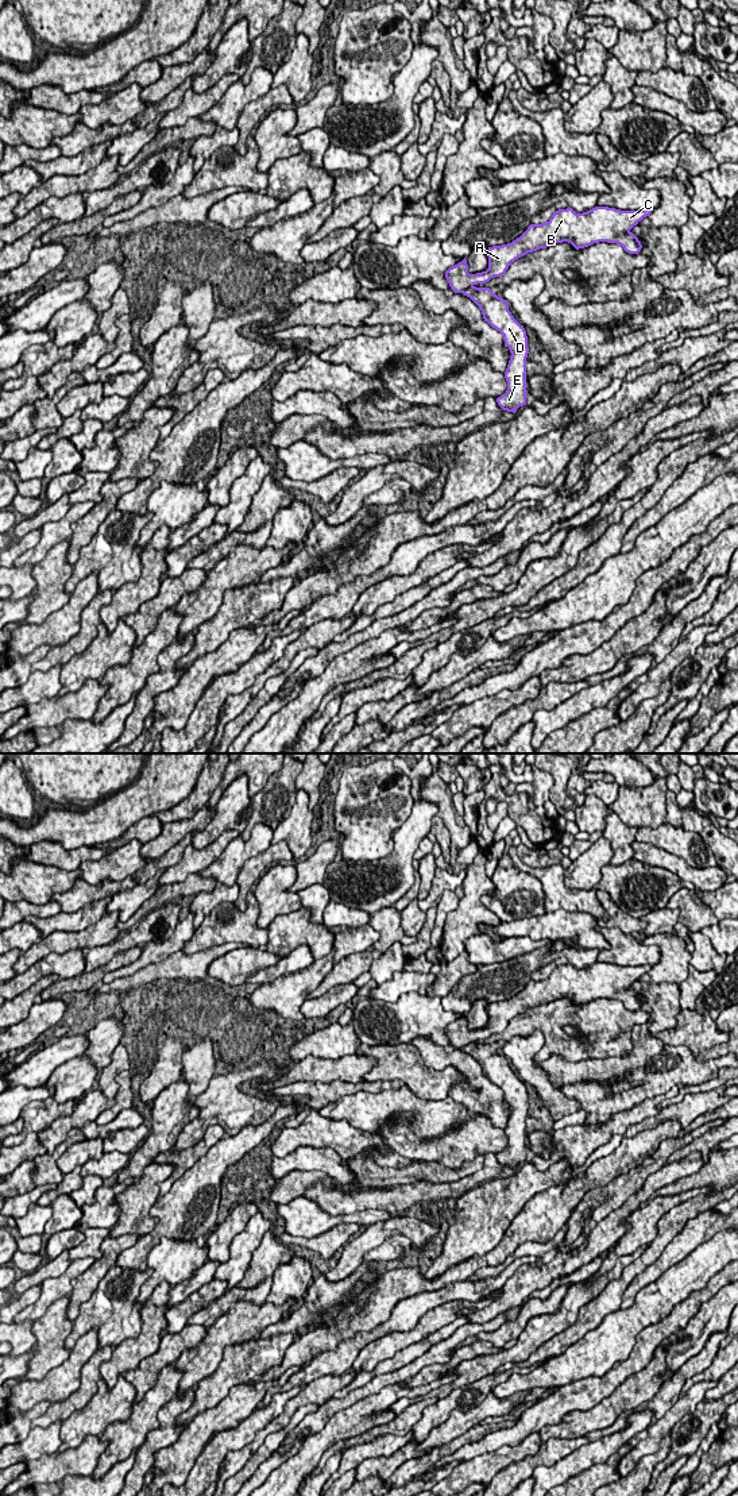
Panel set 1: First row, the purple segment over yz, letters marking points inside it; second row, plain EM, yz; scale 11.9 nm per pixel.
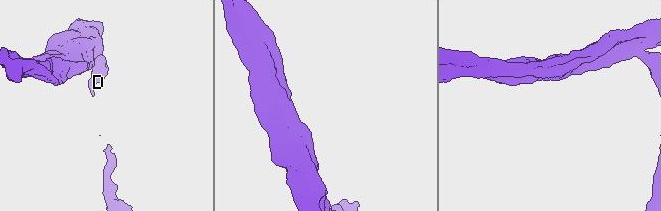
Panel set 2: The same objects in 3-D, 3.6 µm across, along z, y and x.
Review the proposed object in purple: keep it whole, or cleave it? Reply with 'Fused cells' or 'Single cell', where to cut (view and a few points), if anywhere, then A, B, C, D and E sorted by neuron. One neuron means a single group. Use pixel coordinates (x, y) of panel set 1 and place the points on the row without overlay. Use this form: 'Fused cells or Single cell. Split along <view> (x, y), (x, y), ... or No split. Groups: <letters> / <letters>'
Fused cells. Split along yz (472, 1041), (462, 1048). Groups: A B C / D E

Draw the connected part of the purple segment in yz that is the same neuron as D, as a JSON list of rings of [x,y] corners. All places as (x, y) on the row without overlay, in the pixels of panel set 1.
[[[471,1042],[463,1050],[479,1063],[484,1077],[503,1091],[505,1102],[511,1108],[505,1127],[507,1146],[496,1154],[496,1158],[503,1167],[515,1169],[519,1163],[526,1161],[526,1114],[529,1110],[526,1087],[509,1067],[509,1059],[492,1049],[490,1044]]]

